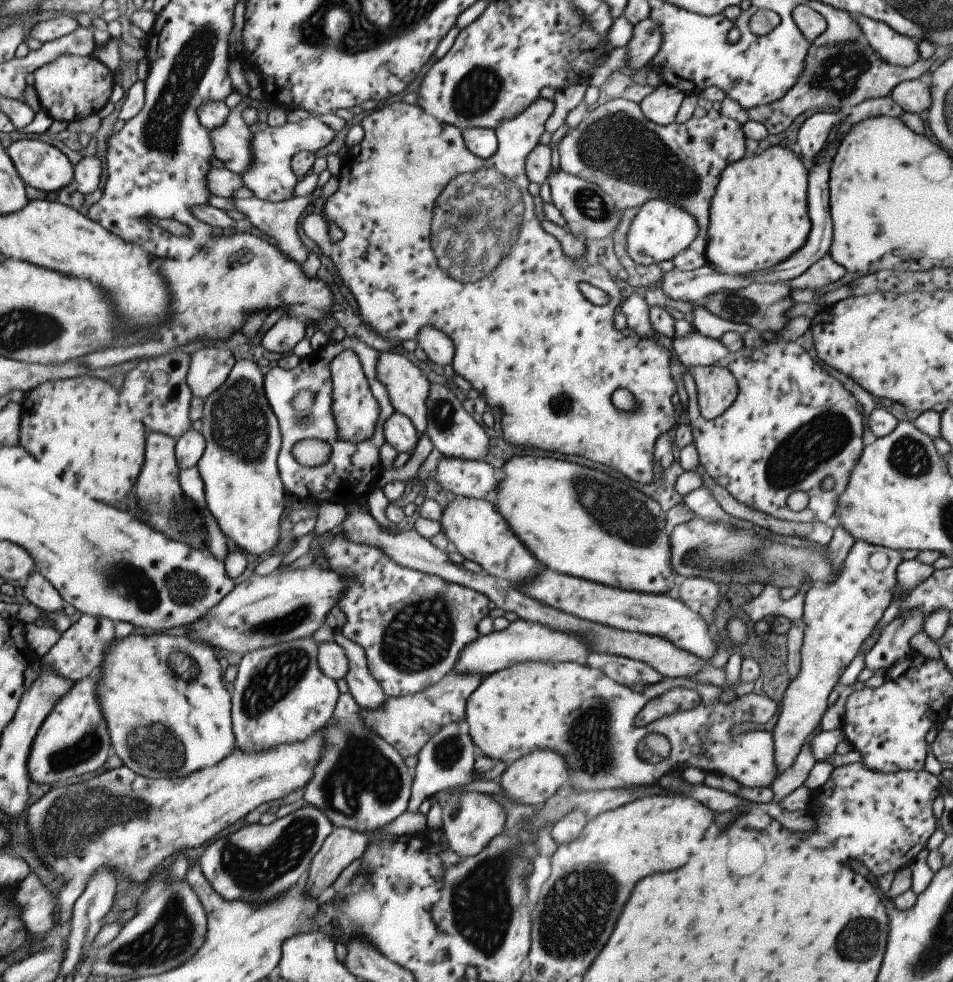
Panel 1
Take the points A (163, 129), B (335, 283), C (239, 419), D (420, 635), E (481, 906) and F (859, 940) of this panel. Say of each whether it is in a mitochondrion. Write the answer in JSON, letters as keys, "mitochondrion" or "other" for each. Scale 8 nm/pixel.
{"A":"mitochondrion","B":"other","C":"mitochondrion","D":"mitochondrion","E":"mitochondrion","F":"mitochondrion"}

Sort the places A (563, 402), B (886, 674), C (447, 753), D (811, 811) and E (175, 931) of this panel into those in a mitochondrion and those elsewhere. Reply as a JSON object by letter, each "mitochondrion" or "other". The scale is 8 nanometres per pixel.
{"A":"mitochondrion","B":"other","C":"mitochondrion","D":"other","E":"mitochondrion"}

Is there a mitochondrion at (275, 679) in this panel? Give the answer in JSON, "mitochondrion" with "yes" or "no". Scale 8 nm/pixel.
{"mitochondrion":"yes"}

